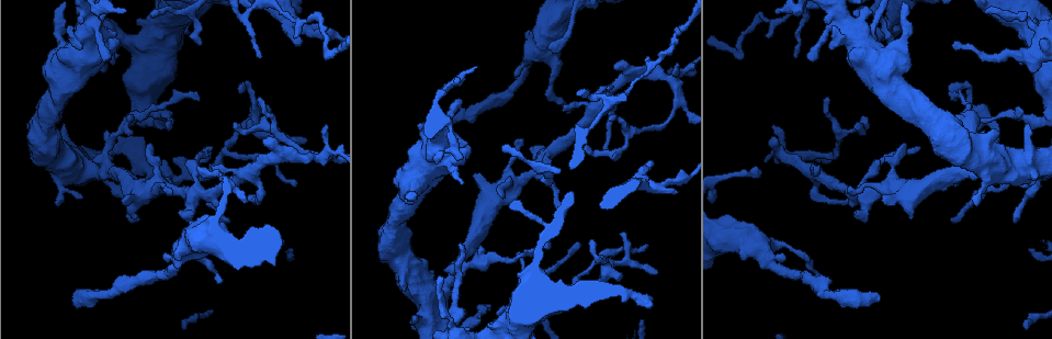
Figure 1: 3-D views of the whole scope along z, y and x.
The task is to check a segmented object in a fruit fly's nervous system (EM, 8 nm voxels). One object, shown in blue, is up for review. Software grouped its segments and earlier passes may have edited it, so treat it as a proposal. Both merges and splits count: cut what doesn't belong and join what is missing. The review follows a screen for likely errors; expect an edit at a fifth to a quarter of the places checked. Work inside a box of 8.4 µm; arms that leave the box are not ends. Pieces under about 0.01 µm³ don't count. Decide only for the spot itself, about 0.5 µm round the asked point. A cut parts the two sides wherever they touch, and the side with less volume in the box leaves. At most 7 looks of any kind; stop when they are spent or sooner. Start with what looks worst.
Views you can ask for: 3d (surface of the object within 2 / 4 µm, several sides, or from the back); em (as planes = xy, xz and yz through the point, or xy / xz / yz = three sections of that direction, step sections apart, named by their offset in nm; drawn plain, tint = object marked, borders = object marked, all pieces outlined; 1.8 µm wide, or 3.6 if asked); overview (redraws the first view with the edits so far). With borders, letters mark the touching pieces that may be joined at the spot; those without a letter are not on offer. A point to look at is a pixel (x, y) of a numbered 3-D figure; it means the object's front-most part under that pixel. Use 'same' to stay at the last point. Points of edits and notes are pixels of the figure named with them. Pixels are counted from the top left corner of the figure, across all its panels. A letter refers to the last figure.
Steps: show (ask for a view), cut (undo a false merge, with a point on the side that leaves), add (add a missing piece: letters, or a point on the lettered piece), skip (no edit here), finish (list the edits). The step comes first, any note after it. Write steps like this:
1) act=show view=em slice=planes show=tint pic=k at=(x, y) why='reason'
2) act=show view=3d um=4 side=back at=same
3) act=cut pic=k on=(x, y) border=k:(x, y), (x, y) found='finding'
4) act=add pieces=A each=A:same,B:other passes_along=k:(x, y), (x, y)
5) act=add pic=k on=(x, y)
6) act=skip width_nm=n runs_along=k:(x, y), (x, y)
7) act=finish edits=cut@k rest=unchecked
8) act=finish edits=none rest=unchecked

act=show view=3d um=2 pic=1 at=(551, 183) why='branch stops here'

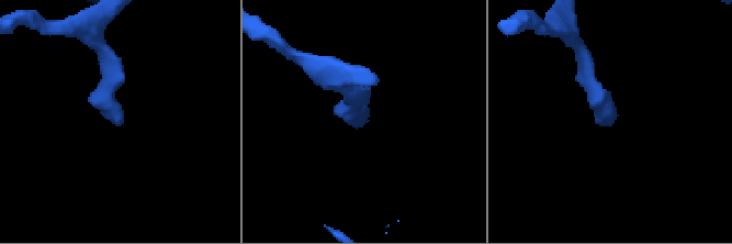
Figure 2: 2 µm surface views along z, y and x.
act=show view=em slice=planes show=tint pic=2 at=(120, 124) why='shape alone is not enough'

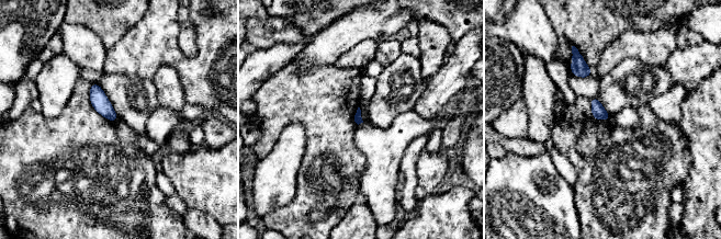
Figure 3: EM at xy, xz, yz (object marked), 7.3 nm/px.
act=show view=em slice=planes show=borders at=same

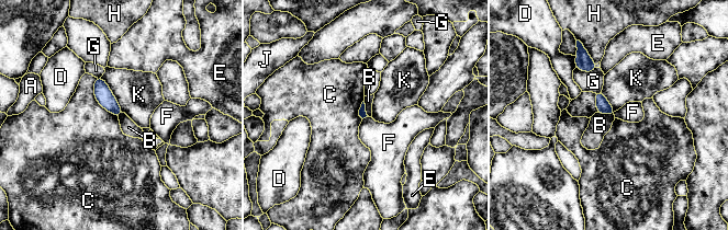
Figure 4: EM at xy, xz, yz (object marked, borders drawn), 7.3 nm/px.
act=skip each=A:other,B:other,C:other,D:other,E:other,F:other,G:other,H:other,J:other,K:other border=4:(597, 112), (614, 116) found='no lettered piece goes on from it'

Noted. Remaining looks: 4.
act=show view=em um=3.6 slice=planes show=plain pic=1 at=(456, 318) why='thick turns thin'

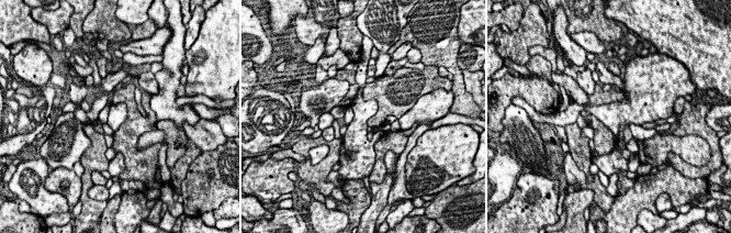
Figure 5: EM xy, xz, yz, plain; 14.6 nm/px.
act=show view=em um=3.6 slice=planes show=tint at=same

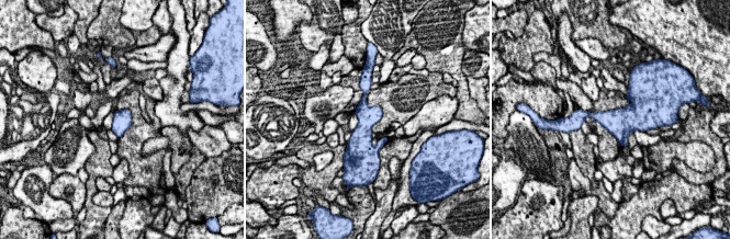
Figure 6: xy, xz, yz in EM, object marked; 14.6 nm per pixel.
act=show view=em um=3.6 slice=planes show=borders at=same

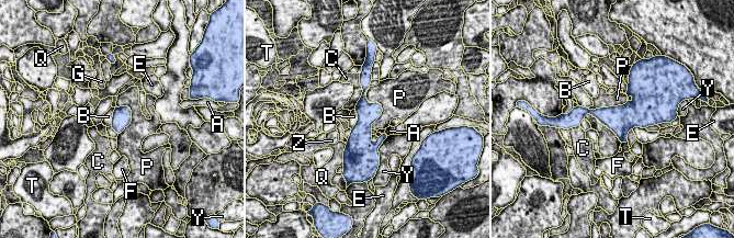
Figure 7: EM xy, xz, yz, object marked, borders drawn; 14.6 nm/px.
act=skip longest_contact=P:650nm each=A:other,B:other,C:other,E:other,F:other,G:other,P:other,Q:other,T:other,Y:other,Z:other border=7:(628, 95), (623, 104), (586, 108) found='one neuron here'

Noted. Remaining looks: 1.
act=finish edits=none rest=unchecked

